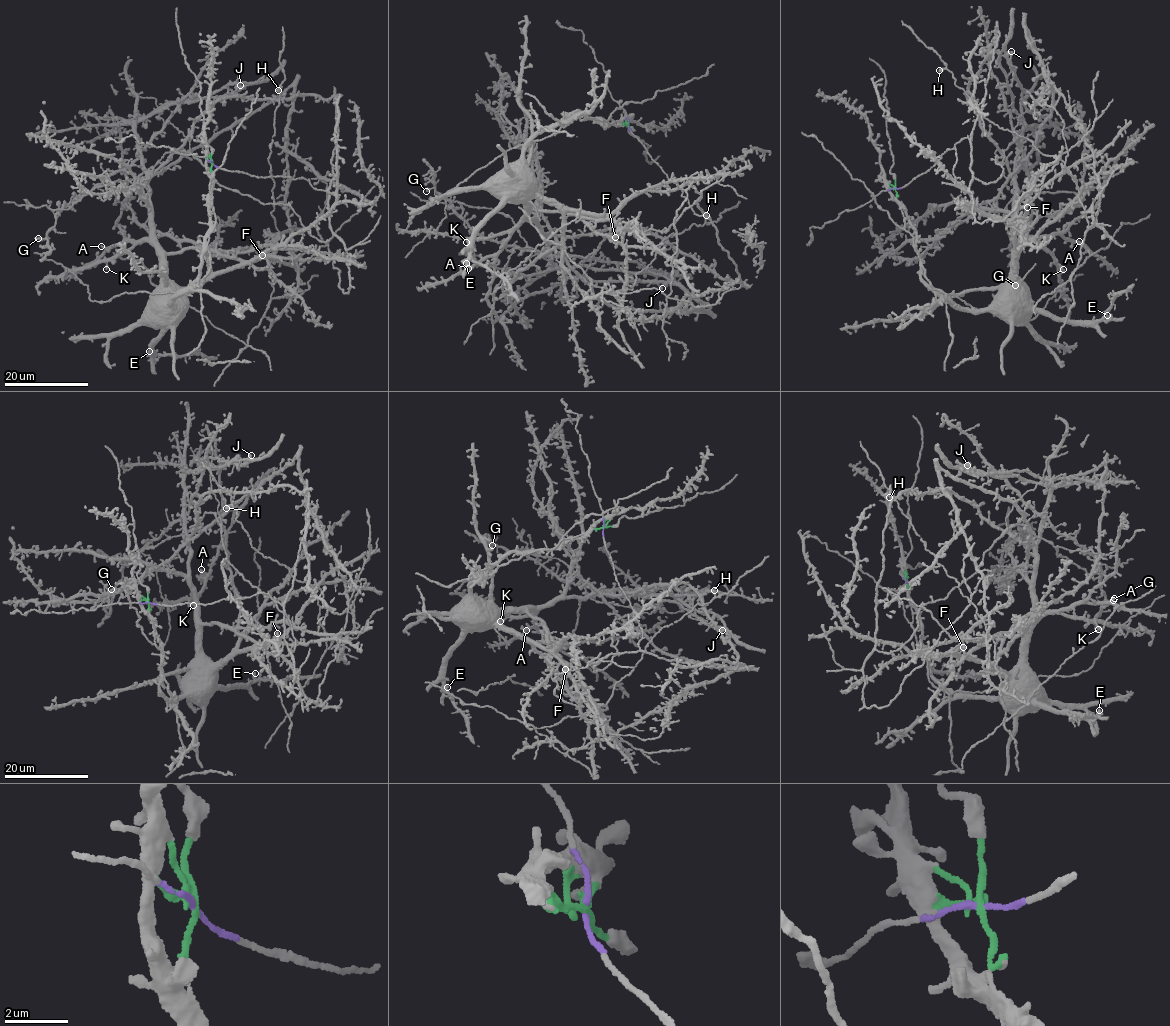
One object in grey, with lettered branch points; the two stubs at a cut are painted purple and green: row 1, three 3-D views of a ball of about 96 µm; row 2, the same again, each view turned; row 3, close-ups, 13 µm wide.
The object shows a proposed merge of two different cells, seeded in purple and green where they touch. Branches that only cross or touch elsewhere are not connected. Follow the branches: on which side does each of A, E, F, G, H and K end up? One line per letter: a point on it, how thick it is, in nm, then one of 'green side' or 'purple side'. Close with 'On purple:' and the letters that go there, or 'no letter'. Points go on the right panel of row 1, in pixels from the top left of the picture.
A: at (1079, 241); 320 nm thick; green side
E: at (1107, 315); 280 nm thick; green side
F: at (1027, 207); 440 nm thick; green side
G: at (1015, 285); 420 nm thick; purple side
H: at (939, 70); 500 nm thick; green side
K: at (1063, 269); 420 nm thick; green side
On purple: G

